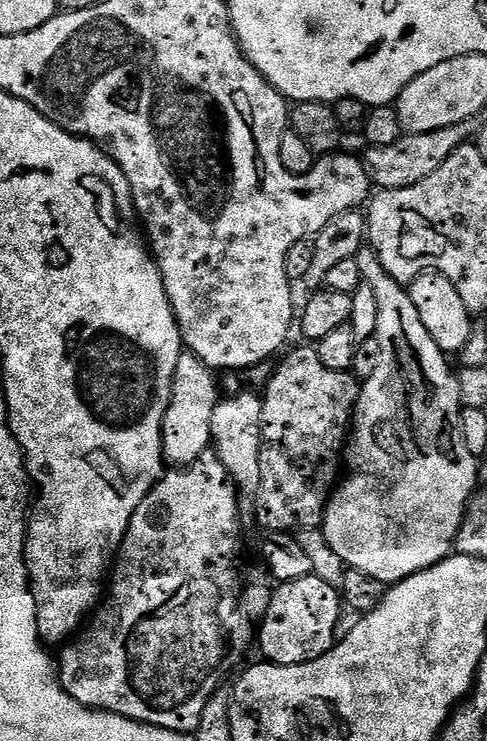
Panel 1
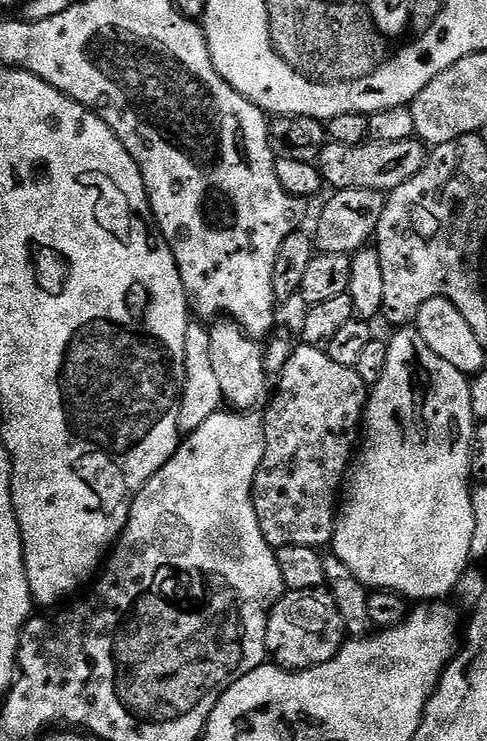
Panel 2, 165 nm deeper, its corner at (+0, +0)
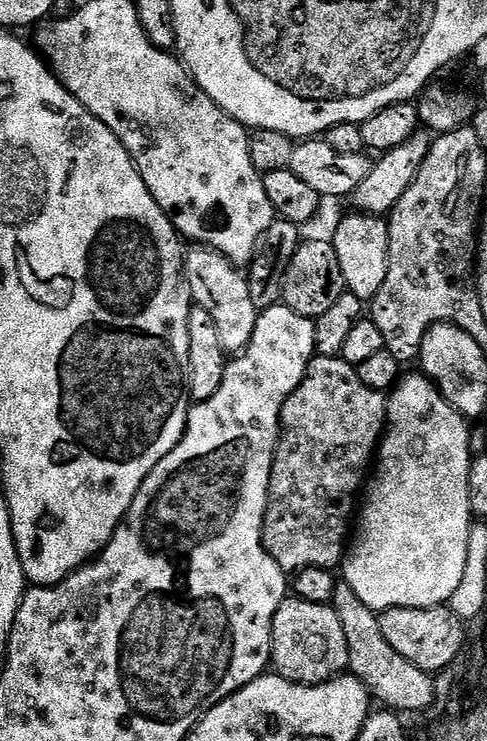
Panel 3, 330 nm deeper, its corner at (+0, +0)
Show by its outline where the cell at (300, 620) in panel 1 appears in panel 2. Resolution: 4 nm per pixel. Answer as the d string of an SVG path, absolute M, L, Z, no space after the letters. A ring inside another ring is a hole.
M324 588L285 591L268 616L266 646L271 663L277 668L286 668L289 672L316 668L337 656L345 642L344 619L338 614L331 592Z

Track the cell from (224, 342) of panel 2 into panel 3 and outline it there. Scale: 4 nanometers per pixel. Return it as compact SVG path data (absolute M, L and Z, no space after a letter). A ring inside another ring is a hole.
M192 246L189 249L184 258L183 271L188 293L199 307L206 310L206 314L210 314L210 318L214 318L214 327L218 329L218 343L225 354L239 354L254 334L258 315L258 310L250 299L248 277L220 252L214 252L207 246Z

